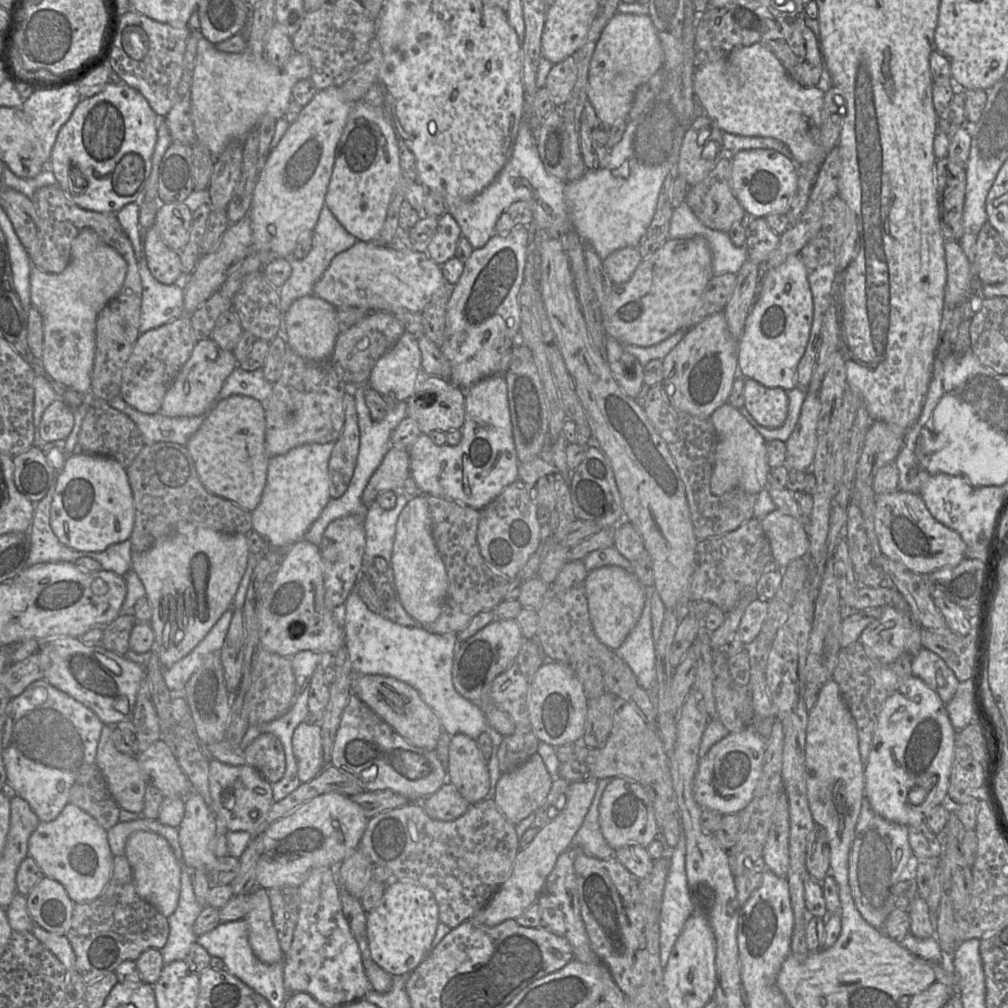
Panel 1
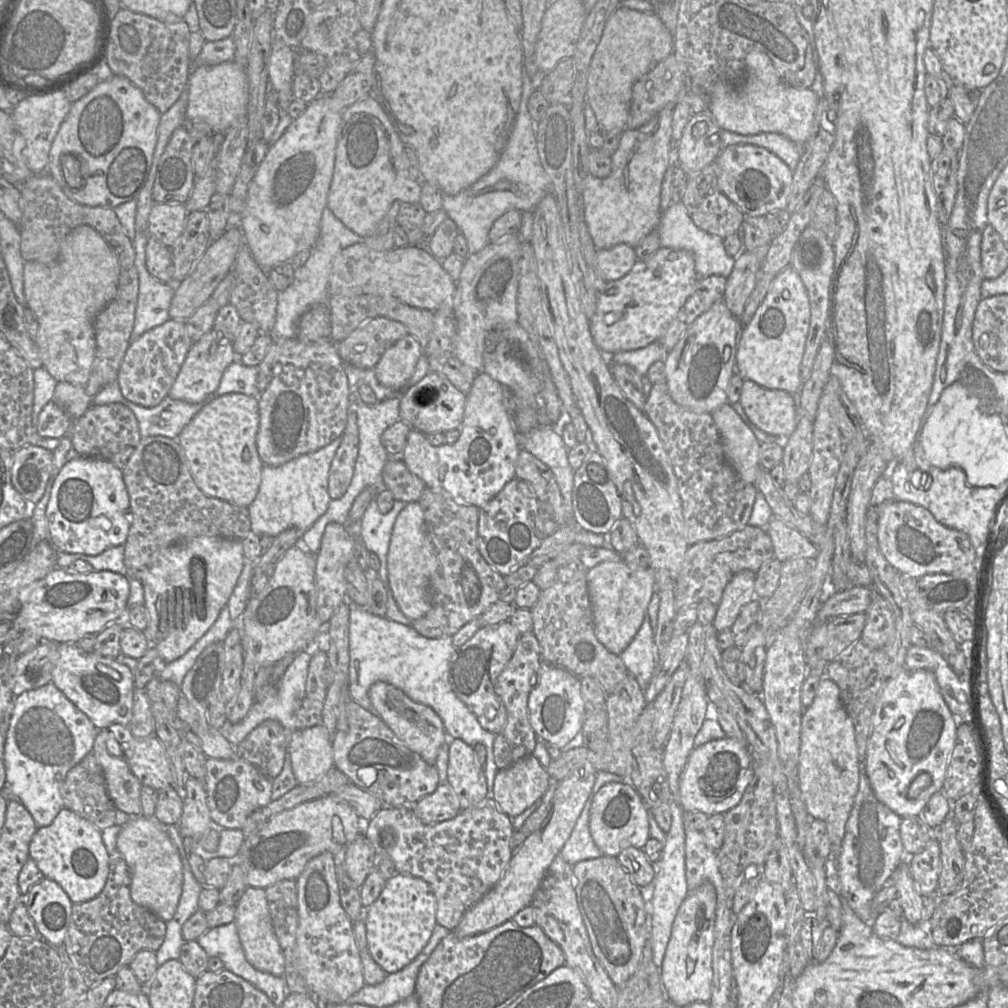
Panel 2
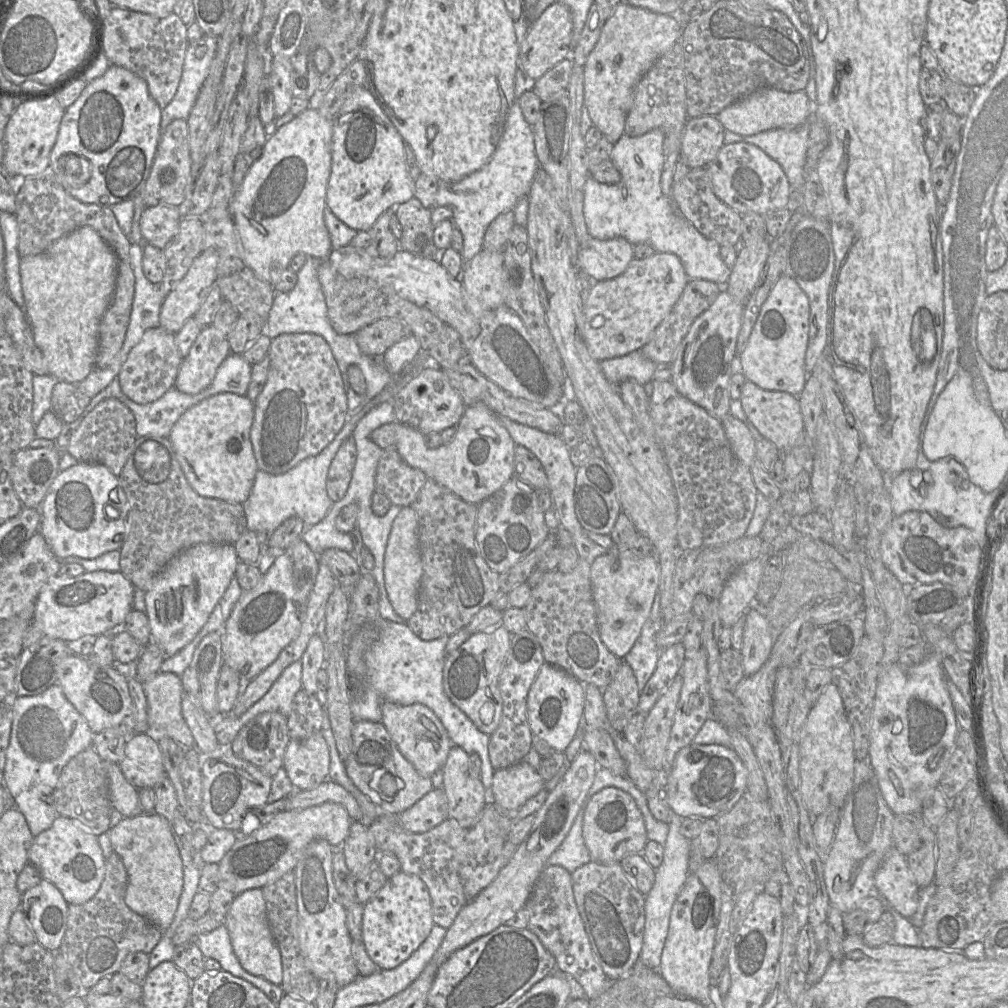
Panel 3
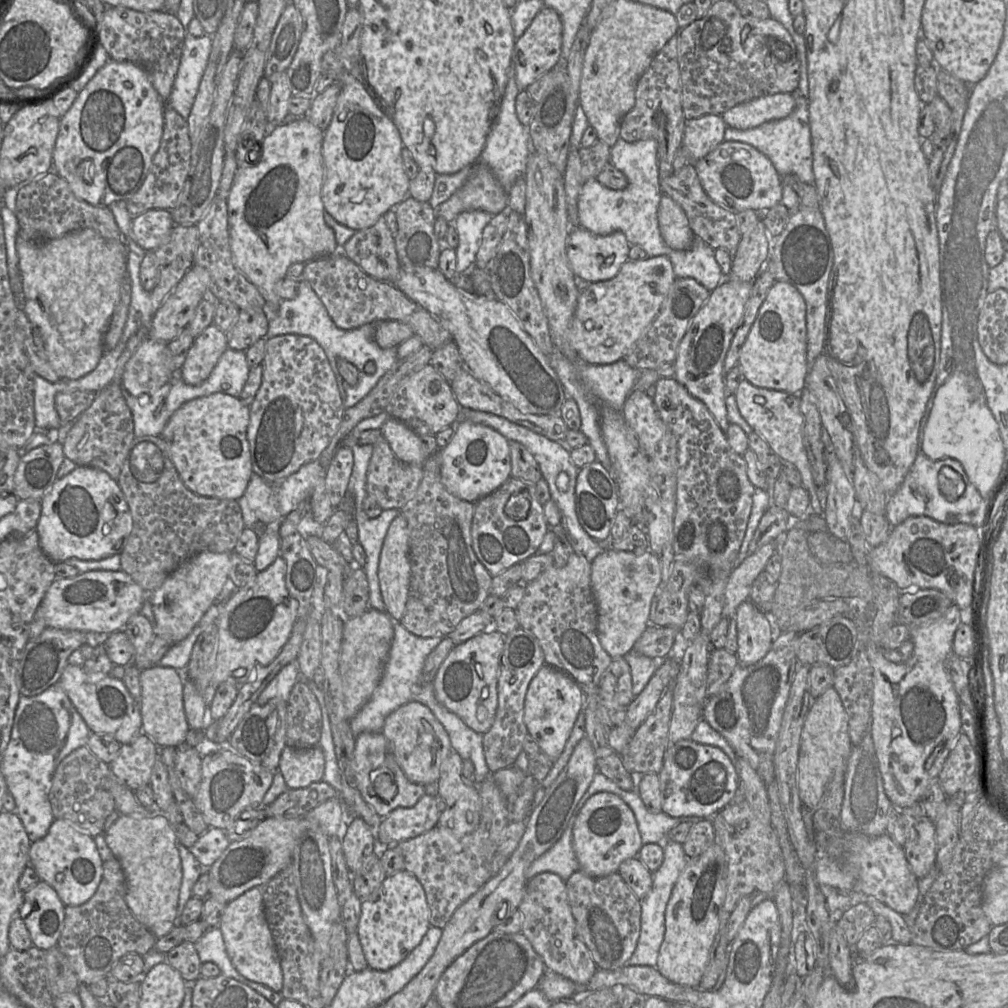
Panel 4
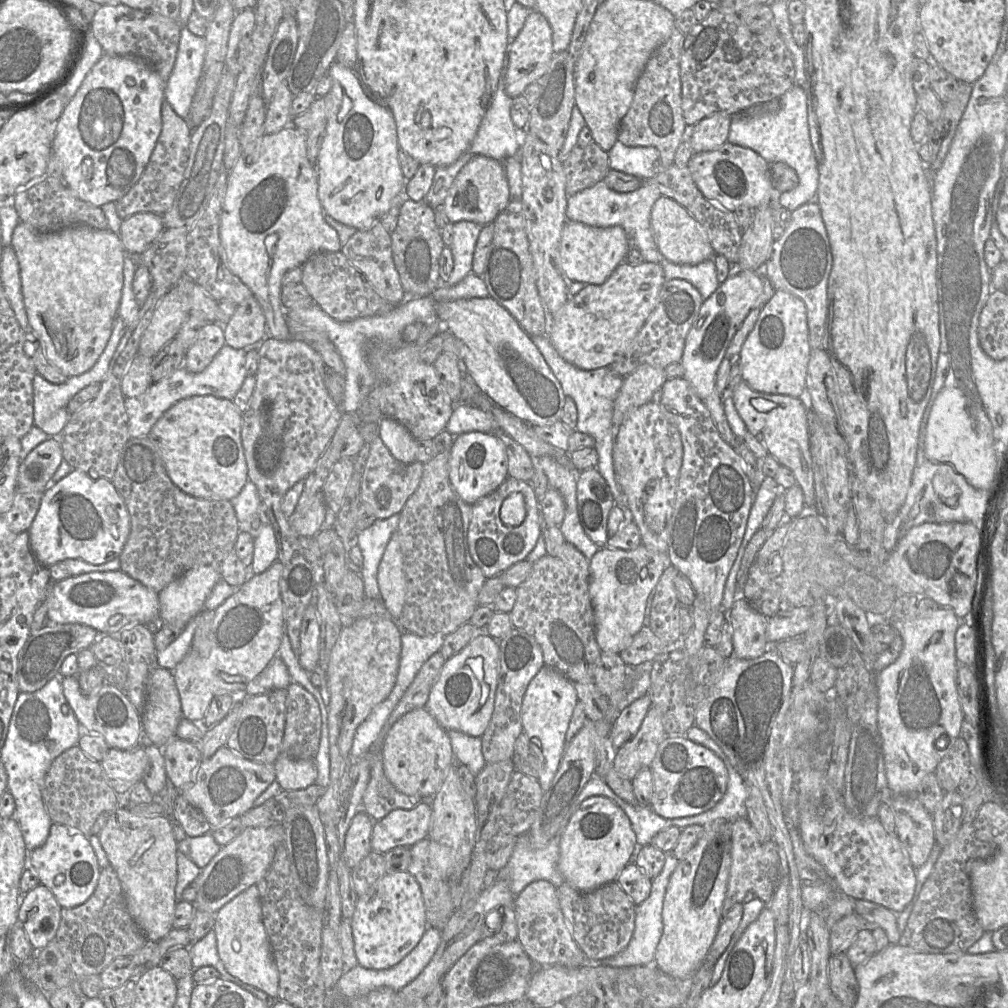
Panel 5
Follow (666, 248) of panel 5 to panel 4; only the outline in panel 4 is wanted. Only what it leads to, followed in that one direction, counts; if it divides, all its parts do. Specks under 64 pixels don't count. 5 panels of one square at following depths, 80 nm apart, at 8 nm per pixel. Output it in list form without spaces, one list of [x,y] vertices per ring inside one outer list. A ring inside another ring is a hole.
[[[662,195],[658,208],[658,223],[661,236],[672,249],[688,249],[695,238],[688,217],[682,207],[670,196]]]

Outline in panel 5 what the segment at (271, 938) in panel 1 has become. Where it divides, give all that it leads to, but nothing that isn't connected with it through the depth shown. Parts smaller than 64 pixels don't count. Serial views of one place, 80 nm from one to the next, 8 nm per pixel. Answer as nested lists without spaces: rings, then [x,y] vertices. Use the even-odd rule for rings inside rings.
[[[251,885],[222,906],[215,915],[213,931],[217,950],[226,971],[242,982],[278,998],[279,973],[262,918],[259,890]]]

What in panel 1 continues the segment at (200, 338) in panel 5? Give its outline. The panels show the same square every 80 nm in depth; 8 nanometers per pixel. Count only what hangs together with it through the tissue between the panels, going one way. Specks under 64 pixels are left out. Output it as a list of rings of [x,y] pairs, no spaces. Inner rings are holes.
[[[209,338],[197,342],[190,358],[183,365],[165,394],[159,413],[167,417],[195,417],[208,413],[225,380],[237,366],[238,362],[233,352],[221,349],[213,339]]]

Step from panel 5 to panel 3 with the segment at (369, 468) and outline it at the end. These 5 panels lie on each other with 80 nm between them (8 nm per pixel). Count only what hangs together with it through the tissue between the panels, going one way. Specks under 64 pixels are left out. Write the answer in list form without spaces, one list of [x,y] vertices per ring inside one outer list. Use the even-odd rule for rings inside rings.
[[[385,449],[377,466],[376,491],[386,495],[394,505],[410,506],[427,478],[423,471],[409,466],[396,449]]]

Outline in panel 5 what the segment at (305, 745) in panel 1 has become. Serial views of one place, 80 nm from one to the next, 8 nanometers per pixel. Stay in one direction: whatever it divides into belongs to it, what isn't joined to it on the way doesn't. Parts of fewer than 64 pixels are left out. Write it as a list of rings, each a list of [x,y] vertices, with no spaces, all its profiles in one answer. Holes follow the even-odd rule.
[[[279,755],[274,763],[275,780],[283,791],[302,790],[314,784],[317,779],[315,760],[294,759]]]

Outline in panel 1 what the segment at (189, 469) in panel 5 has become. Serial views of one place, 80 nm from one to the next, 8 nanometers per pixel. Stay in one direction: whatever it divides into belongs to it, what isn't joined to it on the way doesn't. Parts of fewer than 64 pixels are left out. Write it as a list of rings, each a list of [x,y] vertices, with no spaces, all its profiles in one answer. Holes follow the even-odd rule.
[[[232,395],[211,408],[186,444],[204,488],[252,512],[261,500],[267,480],[270,456],[265,447],[265,433],[265,408],[252,397]]]

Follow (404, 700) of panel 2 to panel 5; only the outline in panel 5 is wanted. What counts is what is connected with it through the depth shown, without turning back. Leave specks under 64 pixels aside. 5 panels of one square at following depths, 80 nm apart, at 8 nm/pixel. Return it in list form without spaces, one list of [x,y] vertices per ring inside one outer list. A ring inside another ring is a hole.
[[[417,708],[399,718],[390,728],[381,749],[384,774],[399,792],[407,796],[434,797],[453,764],[447,731],[426,708]]]

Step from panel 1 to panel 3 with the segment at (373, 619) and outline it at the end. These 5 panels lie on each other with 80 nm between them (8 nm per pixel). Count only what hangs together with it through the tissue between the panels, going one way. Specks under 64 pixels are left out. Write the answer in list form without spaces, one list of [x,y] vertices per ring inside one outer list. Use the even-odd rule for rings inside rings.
[[[377,618],[375,621],[366,621],[356,625],[353,628],[353,631],[365,623],[369,624],[375,630],[376,635],[368,644],[368,649],[365,653],[366,677],[361,685],[358,682],[356,687],[354,687],[354,690],[352,689],[351,712],[353,716],[353,723],[357,720],[381,722],[381,705],[384,702],[392,702],[399,705],[419,703],[427,706],[441,721],[453,745],[461,747],[468,754],[477,753],[479,755],[481,760],[480,778],[485,787],[486,803],[494,803],[491,785],[495,770],[489,758],[488,745],[490,736],[481,732],[471,719],[448,698],[443,689],[443,669],[447,657],[445,647],[449,636],[442,636],[428,641],[422,640],[410,629],[407,624],[397,623],[382,618]]]

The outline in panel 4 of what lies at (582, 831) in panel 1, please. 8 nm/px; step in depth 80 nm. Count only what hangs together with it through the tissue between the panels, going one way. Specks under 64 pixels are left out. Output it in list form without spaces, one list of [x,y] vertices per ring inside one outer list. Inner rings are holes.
[[[581,809],[576,815],[572,815],[561,838],[532,862],[525,872],[527,881],[540,873],[552,872],[566,882],[575,871],[579,870],[580,865],[573,848],[573,827],[580,811]]]

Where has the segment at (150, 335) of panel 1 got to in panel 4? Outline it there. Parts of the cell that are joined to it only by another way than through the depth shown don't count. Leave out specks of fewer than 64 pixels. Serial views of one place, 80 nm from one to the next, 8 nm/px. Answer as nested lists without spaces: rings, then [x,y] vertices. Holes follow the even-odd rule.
[[[147,336],[130,357],[121,380],[122,387],[131,396],[151,396],[171,380],[174,375],[173,360],[167,345]]]

